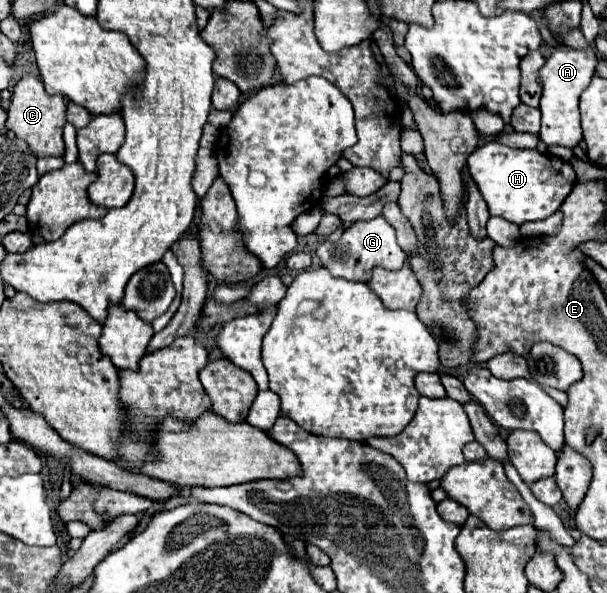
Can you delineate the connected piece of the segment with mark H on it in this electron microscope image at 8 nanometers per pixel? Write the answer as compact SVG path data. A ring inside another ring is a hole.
M497 141L477 147L471 153L467 167L489 213L515 225L551 217L571 193L577 179L571 164L556 156L541 155L537 149L513 149Z

